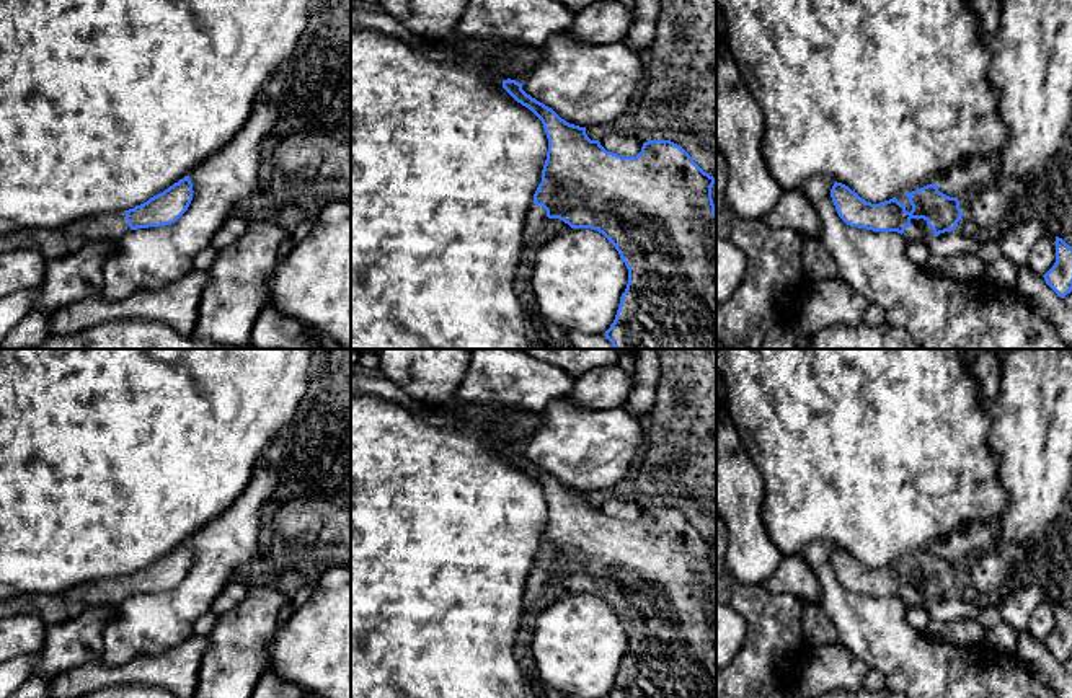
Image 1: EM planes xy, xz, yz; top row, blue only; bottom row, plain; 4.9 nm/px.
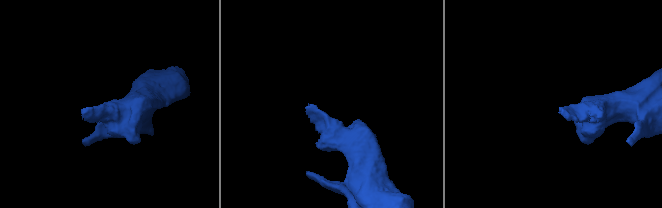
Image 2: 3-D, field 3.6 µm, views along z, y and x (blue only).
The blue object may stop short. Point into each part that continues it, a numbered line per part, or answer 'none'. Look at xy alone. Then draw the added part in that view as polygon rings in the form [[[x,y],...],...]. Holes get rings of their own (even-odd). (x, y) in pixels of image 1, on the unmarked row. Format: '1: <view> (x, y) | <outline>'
1: xy (53, 609) | [[[124,576],[103,577],[55,594],[11,594],[0,599],[0,620],[13,615],[36,615],[52,626],[72,620],[91,607],[119,607],[129,597]]]

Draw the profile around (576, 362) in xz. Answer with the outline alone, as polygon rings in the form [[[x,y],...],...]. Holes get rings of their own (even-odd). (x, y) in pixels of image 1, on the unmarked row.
[[[514,349],[566,370],[578,378],[594,369],[618,364],[622,354],[635,356],[635,349]]]

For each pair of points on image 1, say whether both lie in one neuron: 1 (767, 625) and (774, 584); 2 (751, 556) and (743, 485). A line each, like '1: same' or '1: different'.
1: different
2: same

